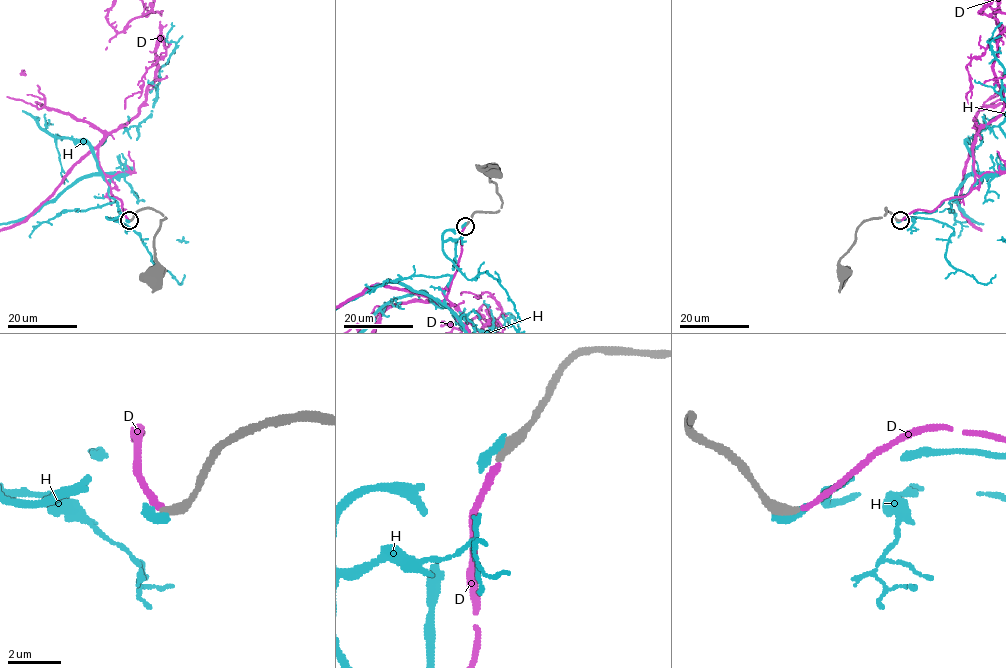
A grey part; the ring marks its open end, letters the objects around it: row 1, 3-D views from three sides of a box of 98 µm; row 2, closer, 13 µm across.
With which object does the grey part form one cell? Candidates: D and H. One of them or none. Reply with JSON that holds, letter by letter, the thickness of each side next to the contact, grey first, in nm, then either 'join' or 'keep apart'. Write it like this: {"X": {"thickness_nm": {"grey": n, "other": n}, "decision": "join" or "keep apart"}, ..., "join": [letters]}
{"D": {"thickness_nm": {"grey": 340, "other": 240}, "decision": "join"}, "H": {"thickness_nm": {"grey": 440, "other": 400}, "decision": "keep apart"}, "join": ["D"]}

